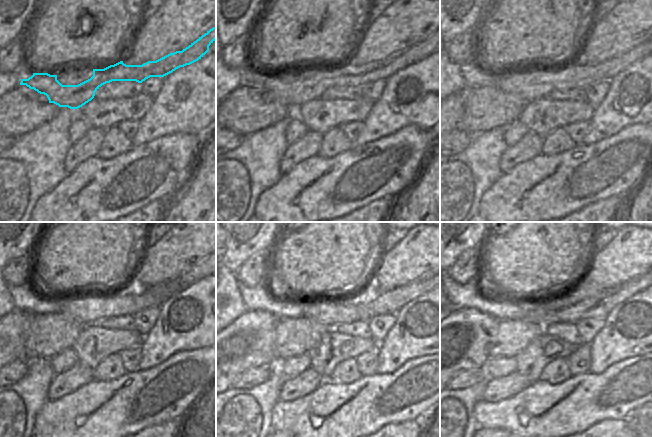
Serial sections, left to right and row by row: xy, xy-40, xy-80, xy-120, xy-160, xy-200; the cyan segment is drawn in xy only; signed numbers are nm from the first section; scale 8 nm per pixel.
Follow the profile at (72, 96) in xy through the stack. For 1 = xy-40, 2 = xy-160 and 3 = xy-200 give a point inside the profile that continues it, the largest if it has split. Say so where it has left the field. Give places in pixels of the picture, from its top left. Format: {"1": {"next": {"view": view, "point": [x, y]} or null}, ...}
{"1": {"next": {"view": "xy-40", "point": [288, 91]}}, "2": {"next": {"view": "xy-160", "point": [320, 307]}}, "3": {"next": {"view": "xy-200", "point": [538, 307]}}}

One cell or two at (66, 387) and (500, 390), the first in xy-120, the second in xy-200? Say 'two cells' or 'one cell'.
one cell

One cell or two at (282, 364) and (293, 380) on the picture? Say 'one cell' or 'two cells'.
two cells

